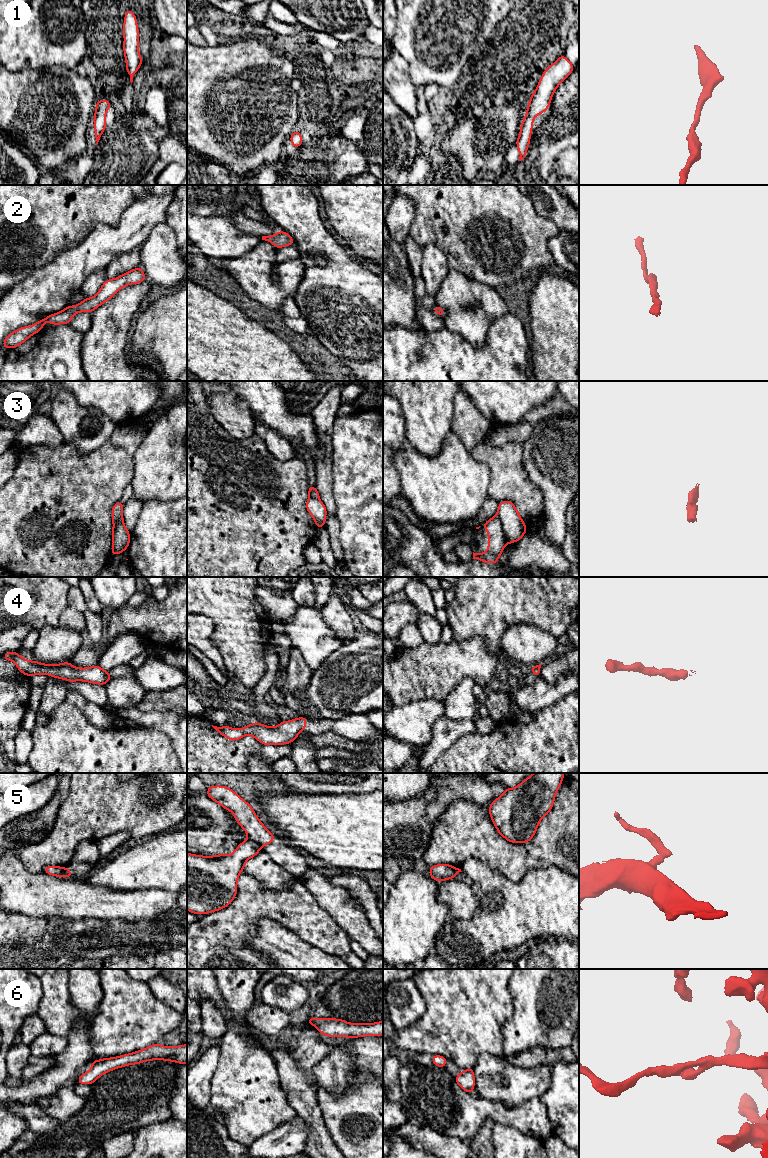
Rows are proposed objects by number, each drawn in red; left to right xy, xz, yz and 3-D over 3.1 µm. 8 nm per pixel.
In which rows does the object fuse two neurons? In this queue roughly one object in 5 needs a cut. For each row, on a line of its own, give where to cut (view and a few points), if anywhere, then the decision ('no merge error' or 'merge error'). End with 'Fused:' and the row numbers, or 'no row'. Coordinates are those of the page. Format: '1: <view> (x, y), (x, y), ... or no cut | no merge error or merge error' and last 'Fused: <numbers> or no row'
1: no cut | no merge error
2: no cut | no merge error
3: yz (496, 514), (499, 518), (506, 543) | merge error
4: no cut | no merge error
5: xz (249, 838), (261, 846) | merge error
6: no cut | no merge error
Fused: 3, 5

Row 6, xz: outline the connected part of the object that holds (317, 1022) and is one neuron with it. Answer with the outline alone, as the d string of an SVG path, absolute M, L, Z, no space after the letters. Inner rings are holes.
M309 1018L306 1023L315 1026L321 1035L330 1037L357 1038L362 1036L383 1035L383 1021L363 1024L347 1023L343 1019L334 1018Z

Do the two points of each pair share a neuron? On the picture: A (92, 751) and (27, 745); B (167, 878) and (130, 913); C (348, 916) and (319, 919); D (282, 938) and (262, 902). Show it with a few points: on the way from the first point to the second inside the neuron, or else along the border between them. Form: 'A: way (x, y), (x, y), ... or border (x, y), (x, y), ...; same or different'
A: border (32, 733), (32, 751), (26, 762); different
B: border (133, 890), (164, 889), (176, 893); different
C: border (316, 900), (347, 935); different
D: border (256, 922), (262, 918), (269, 918), (292, 932); different

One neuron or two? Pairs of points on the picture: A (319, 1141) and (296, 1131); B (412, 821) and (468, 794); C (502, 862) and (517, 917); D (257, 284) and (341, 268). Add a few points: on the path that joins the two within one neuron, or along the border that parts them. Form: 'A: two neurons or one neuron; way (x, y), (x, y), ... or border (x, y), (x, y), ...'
A: two neurons; border (297, 1115), (306, 1128), (307, 1142), (305, 1147)
B: one neuron; way (426, 809), (446, 791), (454, 791)
C: two neurons; border (486, 865), (513, 882), (518, 882), (529, 871)
D: two neurons; border (304, 273), (294, 297)

